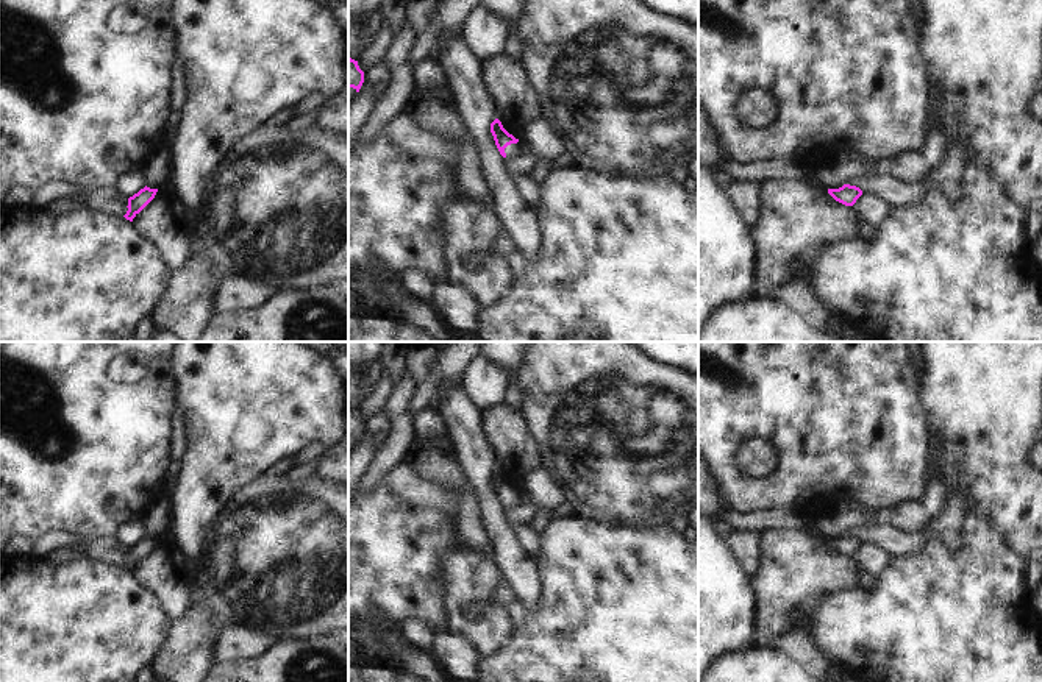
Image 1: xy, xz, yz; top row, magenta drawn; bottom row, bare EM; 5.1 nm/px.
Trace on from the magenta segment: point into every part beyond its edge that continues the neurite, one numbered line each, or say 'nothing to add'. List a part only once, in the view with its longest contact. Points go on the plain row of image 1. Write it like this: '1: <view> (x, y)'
1: xz (517, 498)

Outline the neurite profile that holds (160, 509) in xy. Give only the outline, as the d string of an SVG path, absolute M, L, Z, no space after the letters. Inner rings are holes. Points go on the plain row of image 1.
M161 496L155 503L152 503L142 515L142 527L144 527L145 535L150 538L158 538L156 535L150 534L145 529L145 524L144 524L145 520L159 520L161 531L166 532L170 526L170 498Z

